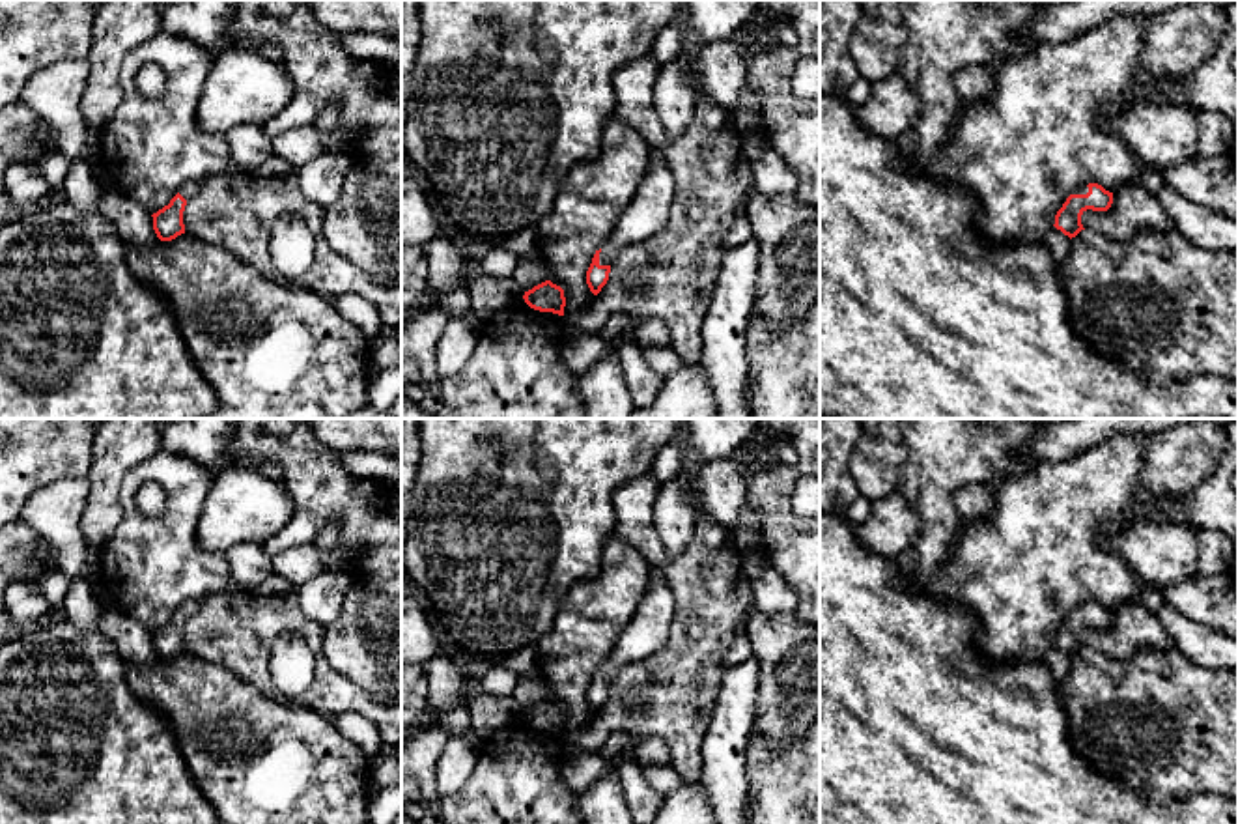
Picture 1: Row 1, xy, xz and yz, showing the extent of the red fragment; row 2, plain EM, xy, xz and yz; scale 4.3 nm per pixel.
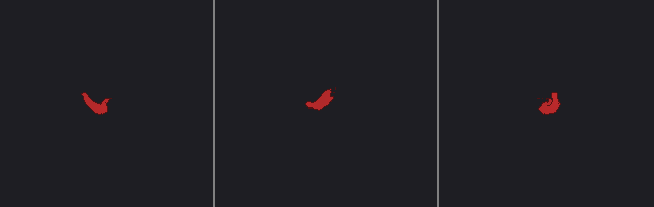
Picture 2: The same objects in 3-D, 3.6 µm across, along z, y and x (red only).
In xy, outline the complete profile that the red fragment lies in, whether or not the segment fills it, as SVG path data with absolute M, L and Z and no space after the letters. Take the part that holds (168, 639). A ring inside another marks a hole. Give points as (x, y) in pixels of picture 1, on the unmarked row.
M200 600L185 602L168 624L153 632L153 648L161 660L172 660L185 652L183 630L189 618L200 611Z

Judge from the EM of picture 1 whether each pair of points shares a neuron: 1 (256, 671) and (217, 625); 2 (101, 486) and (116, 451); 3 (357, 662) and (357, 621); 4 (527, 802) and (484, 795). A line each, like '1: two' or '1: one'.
1: one
2: one
3: one
4: one

